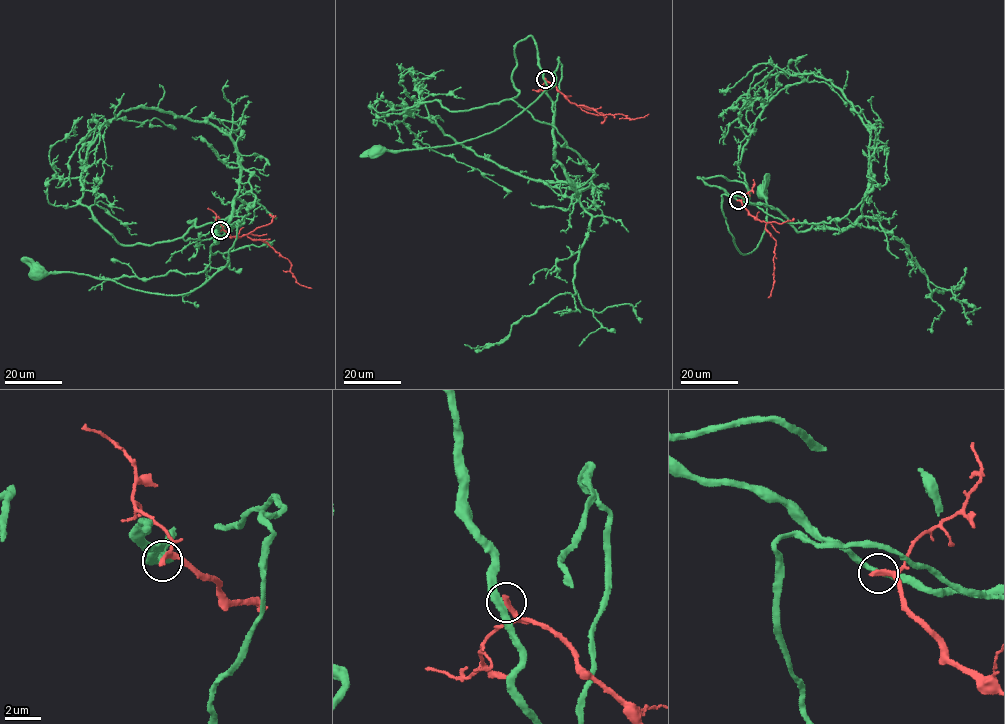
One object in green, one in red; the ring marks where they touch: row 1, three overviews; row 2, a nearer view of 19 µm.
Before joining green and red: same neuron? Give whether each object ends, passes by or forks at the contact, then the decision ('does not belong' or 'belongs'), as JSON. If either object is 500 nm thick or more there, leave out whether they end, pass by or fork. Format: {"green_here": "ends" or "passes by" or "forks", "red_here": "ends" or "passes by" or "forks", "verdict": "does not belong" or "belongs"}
{"green_here": "passes by", "red_here": "ends", "verdict": "does not belong"}

